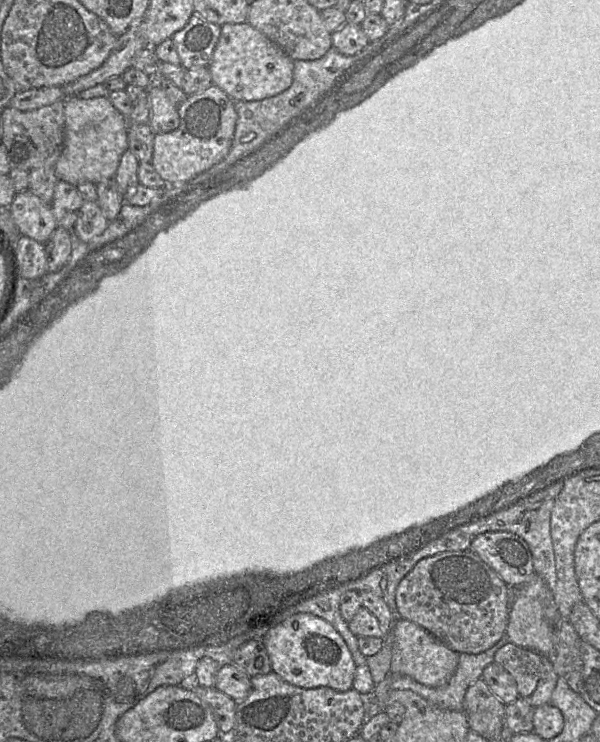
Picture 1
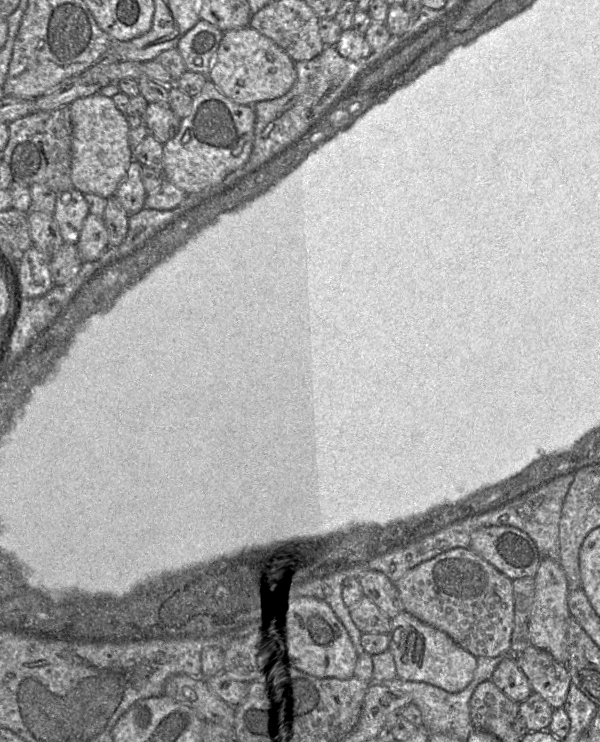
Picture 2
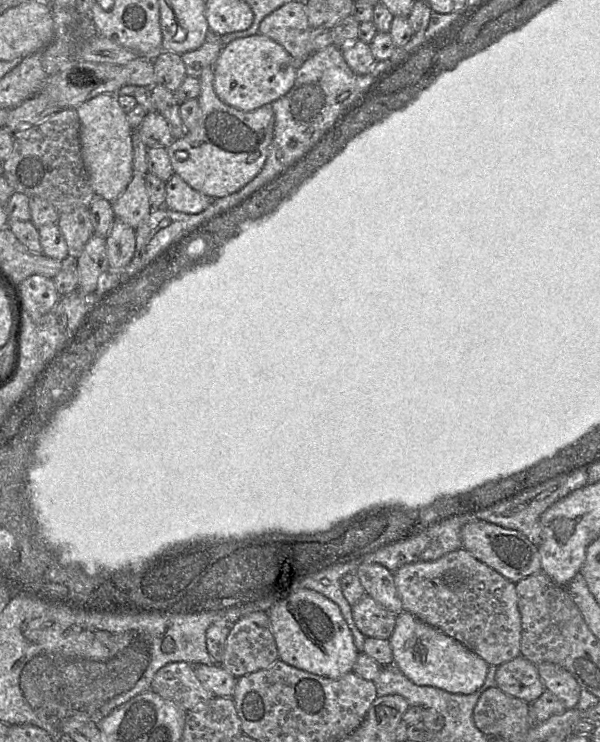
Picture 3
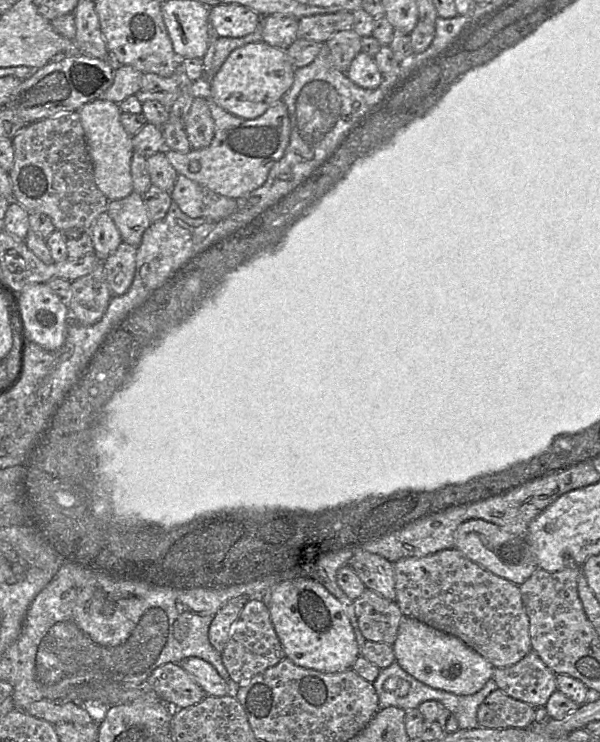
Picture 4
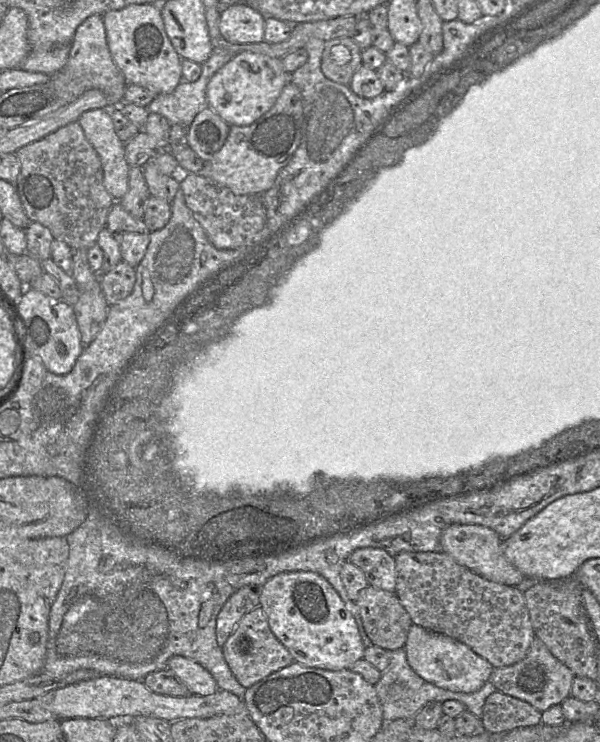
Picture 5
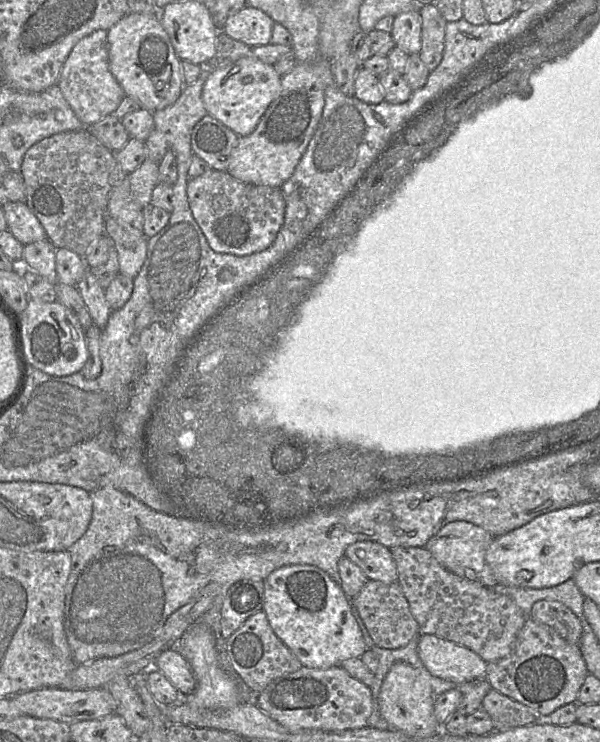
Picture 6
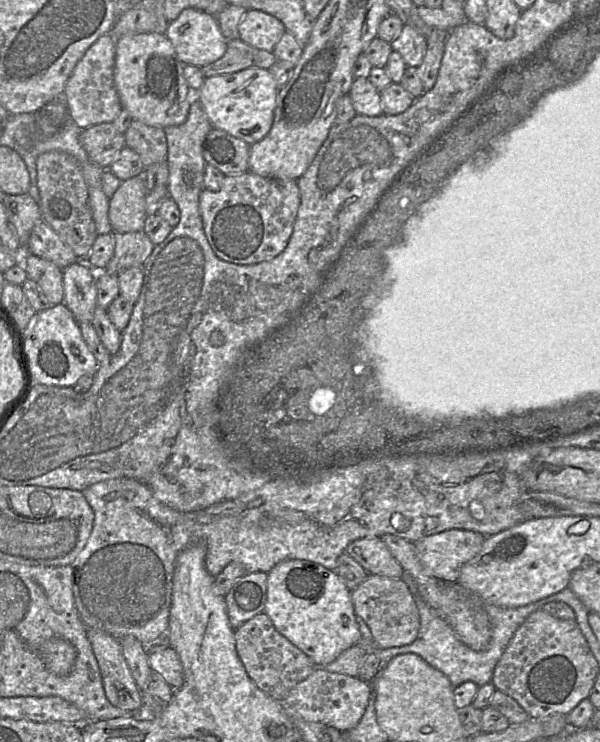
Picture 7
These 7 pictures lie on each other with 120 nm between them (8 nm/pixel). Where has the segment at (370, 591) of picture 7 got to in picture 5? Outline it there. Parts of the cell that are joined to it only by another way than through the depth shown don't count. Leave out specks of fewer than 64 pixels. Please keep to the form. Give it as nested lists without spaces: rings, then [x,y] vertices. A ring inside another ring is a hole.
[[[368,585],[355,601],[372,644],[386,651],[403,648],[413,624],[395,593]]]

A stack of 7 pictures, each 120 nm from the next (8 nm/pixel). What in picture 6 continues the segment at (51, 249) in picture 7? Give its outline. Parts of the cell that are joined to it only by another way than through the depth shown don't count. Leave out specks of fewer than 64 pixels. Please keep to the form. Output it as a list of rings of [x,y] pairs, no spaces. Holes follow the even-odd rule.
[[[7,202],[2,208],[8,229],[23,245],[48,238],[44,227],[26,202]]]

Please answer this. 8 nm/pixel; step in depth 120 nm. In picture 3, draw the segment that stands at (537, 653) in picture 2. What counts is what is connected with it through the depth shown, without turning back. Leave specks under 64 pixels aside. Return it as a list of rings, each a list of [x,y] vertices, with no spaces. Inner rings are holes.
[[[542,662],[536,667],[545,691],[553,693],[567,709],[576,708],[581,687],[574,677],[563,667],[551,662]]]

